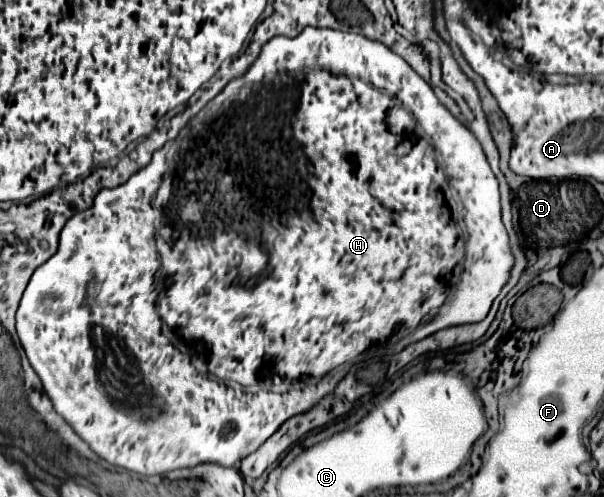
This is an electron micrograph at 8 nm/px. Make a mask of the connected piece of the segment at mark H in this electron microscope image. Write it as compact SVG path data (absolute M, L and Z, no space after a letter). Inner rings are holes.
M306 27L300 35L296 35L292 39L284 37L284 35L272 37L262 47L258 59L252 63L252 67L248 69L248 73L244 77L248 83L240 83L240 79L234 79L216 97L216 103L220 103L220 105L216 105L216 111L214 111L214 103L210 107L204 107L196 117L192 117L192 121L178 135L178 139L168 143L168 153L170 153L168 161L166 161L166 147L162 147L160 151L156 151L152 155L152 161L148 163L148 167L142 167L140 171L136 171L128 179L128 183L124 183L116 189L100 191L94 199L94 205L88 211L76 213L72 219L68 219L68 223L64 225L64 229L60 233L60 243L58 243L56 255L52 255L46 263L42 263L34 271L34 275L20 299L20 305L16 311L16 331L18 331L20 343L26 351L30 365L34 367L34 371L38 373L38 377L44 385L46 395L50 397L54 409L90 445L90 449L114 467L122 467L122 469L142 473L142 475L164 475L166 471L180 469L180 467L194 467L194 465L206 463L206 461L216 461L220 465L238 463L238 459L256 451L258 445L262 441L266 441L288 417L308 411L322 397L322 393L332 389L332 385L318 387L318 381L322 379L322 375L326 375L334 367L354 359L356 355L366 351L370 345L374 345L378 341L386 341L402 325L406 329L412 329L422 323L420 327L416 327L412 331L412 341L418 341L418 339L424 339L444 327L482 321L486 317L494 297L500 293L502 285L506 283L510 267L514 263L514 257L512 257L510 245L508 245L508 233L500 221L498 181L484 157L484 151L482 151L478 139L458 119L452 117L452 113L436 99L430 85L402 57L394 55L388 47L384 47L382 43L370 41L358 33ZM346 75L356 77L356 79L348 79ZM444 163L446 163L448 175L444 171ZM154 197L156 197L154 209L158 207L158 223L160 223L156 243L154 243L156 227L154 227L154 209L152 209ZM464 225L468 227L468 247L464 247L464 241L466 241ZM462 257L464 257L464 279L460 279L460 287L456 287L456 291L452 291L452 295L448 295L452 289L452 281L454 281L452 279L454 267L458 265L458 261ZM428 299L430 299L430 305L426 309L424 303ZM160 319L164 319L172 329L176 329L182 335L182 339L192 349L192 353L202 359L202 363L204 363L202 367L210 375L206 371L198 371L190 363L190 359L184 353L180 353L170 343L168 337L162 335ZM134 371L142 375L144 387L152 393L150 405L138 405L138 403L126 405L126 403L114 401L102 383L102 373L108 373L108 375L110 373L114 373L114 375L128 373L128 377L130 377ZM224 379L236 381L242 387L256 385L258 393L252 395L252 393L244 393L242 389L234 389L234 387L226 385Z

